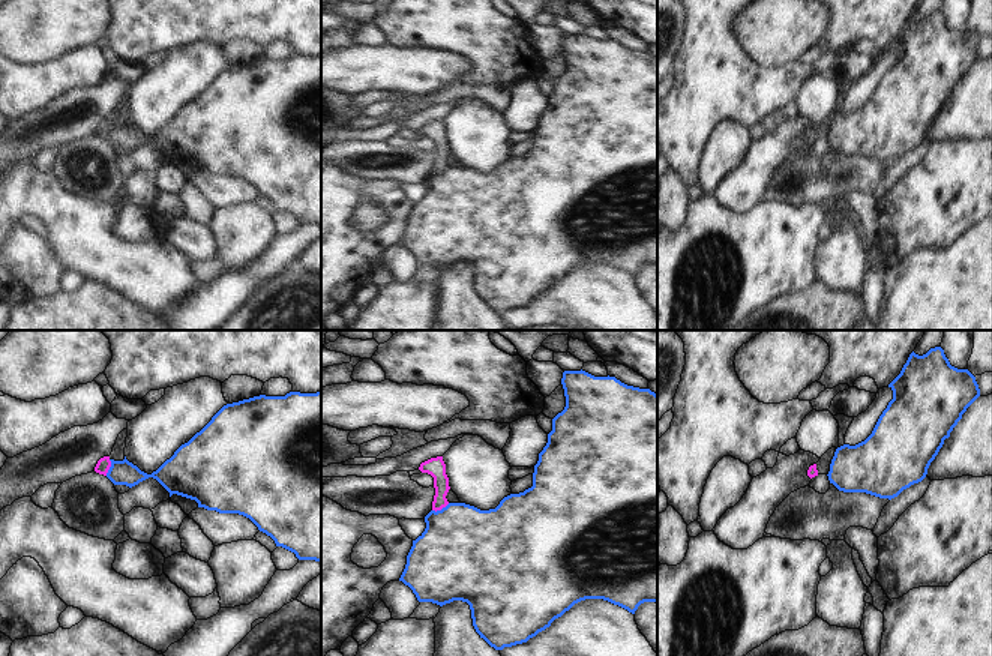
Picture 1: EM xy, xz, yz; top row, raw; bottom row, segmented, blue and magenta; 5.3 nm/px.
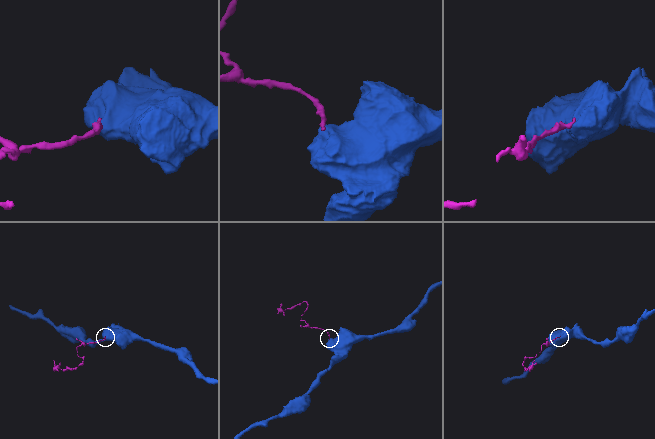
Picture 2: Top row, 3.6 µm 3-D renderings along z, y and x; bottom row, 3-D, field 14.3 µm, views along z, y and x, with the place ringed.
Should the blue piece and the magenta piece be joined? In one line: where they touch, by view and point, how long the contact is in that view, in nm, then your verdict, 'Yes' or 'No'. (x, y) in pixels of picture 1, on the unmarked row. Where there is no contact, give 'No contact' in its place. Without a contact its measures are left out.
Touches blue at xz (441, 173). Shared border 100 nm. No.

